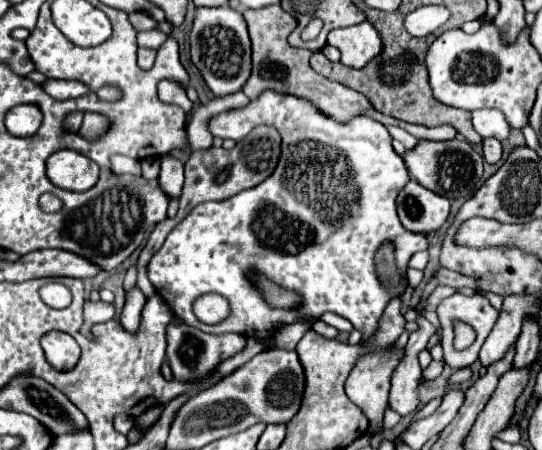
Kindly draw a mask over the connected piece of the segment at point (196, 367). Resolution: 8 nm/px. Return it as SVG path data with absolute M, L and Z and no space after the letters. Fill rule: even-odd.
M173 317L171 325L167 325L167 361L173 369L173 377L179 381L191 381L191 377L193 379L205 377L221 361L233 357L243 347L245 347L245 337L239 337L237 333L209 335L209 333L203 333L203 331L179 321L177 317Z

